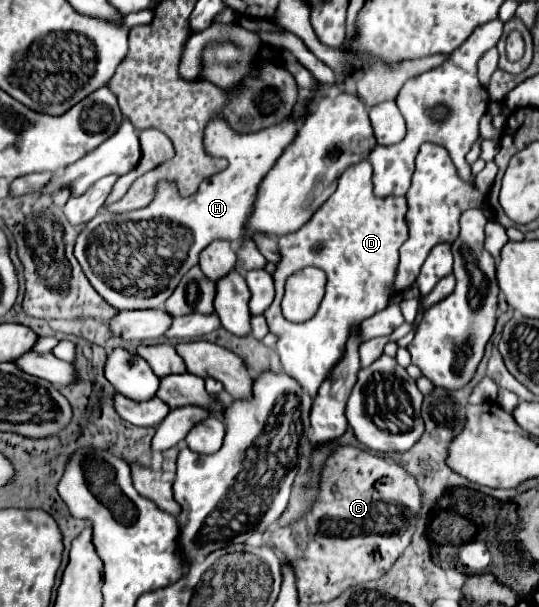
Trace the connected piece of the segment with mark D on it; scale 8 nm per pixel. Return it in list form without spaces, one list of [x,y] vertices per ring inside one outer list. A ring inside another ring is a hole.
[[[361,160],[359,164],[349,166],[339,182],[337,182],[337,190],[331,194],[331,198],[311,216],[311,220],[307,224],[303,224],[297,232],[285,234],[277,238],[277,246],[279,246],[279,256],[281,260],[275,264],[275,272],[271,274],[275,280],[275,300],[273,304],[265,310],[265,318],[267,318],[267,326],[269,330],[277,336],[277,352],[281,356],[281,364],[283,370],[291,376],[295,376],[295,380],[299,380],[299,384],[303,384],[303,388],[307,388],[307,392],[311,396],[315,396],[315,392],[319,390],[319,384],[327,378],[327,372],[331,372],[331,368],[341,360],[343,356],[343,346],[347,342],[347,336],[351,332],[351,326],[359,324],[361,320],[377,314],[381,308],[387,306],[389,302],[389,286],[395,278],[395,268],[399,262],[399,248],[401,244],[407,240],[407,222],[405,222],[405,212],[407,212],[407,200],[405,198],[397,198],[397,196],[387,196],[387,198],[379,198],[373,194],[373,184],[371,184],[371,164],[369,160]],[[307,266],[315,266],[321,268],[327,276],[327,284],[325,284],[325,296],[321,300],[321,306],[317,310],[317,314],[301,324],[289,322],[283,318],[281,314],[281,298],[283,298],[283,286],[285,280],[301,268]]]

